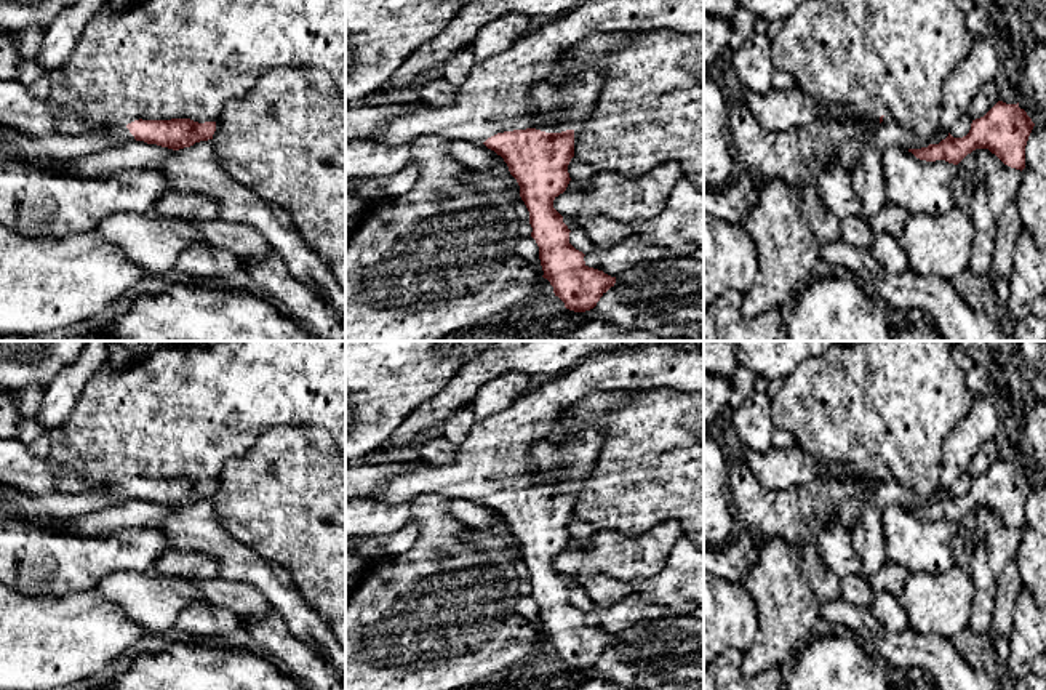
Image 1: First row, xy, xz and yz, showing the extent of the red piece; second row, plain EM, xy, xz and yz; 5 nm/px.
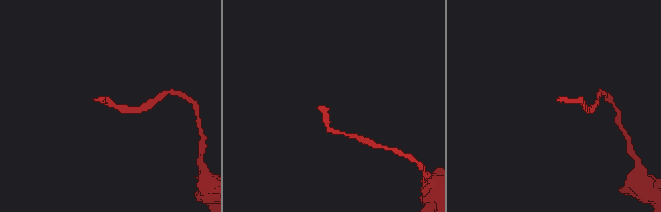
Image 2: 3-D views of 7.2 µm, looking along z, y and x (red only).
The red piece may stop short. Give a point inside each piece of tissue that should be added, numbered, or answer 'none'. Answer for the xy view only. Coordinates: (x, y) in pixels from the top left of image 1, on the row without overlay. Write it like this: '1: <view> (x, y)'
1: xy (120, 493)

